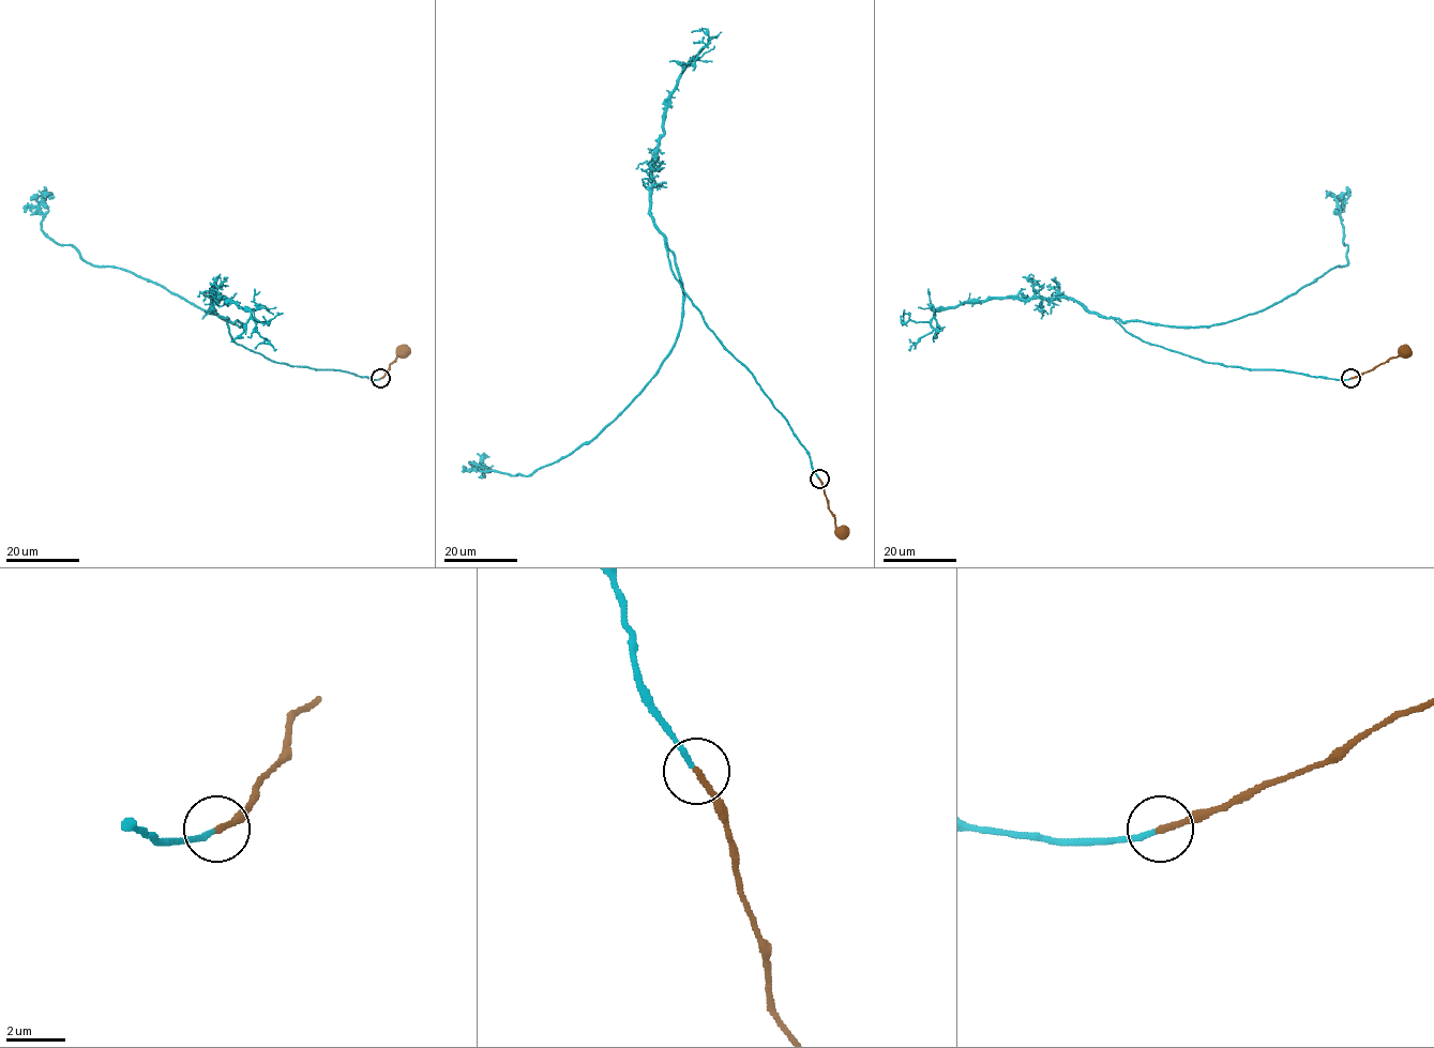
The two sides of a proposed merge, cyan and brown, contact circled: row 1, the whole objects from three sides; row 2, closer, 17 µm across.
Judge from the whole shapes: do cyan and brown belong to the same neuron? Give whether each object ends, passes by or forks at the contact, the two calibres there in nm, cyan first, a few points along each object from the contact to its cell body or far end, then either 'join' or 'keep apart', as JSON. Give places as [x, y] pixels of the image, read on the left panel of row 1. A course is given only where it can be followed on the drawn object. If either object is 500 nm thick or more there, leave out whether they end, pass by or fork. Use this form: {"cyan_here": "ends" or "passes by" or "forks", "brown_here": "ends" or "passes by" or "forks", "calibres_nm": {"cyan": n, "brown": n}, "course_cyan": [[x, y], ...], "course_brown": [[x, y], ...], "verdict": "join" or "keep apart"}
{"cyan_here": "ends", "brown_here": "ends", "calibres_nm": {"cyan": 180, "brown": 220}, "course_cyan": [[379, 378], [272, 362], [232, 339], [226, 320], [238, 321], [87, 263], [43, 230], [44, 186]], "course_brown": [[380, 378], [396, 358], [397, 350], [403, 350]], "verdict": "join"}

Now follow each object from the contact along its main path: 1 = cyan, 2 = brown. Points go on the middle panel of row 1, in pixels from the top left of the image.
1: (818, 477), (682, 289), (665, 243), (683, 293), (659, 371), (563, 457), (530, 474), (483, 473)
2: (819, 477), (834, 518), (835, 531), (841, 532)

